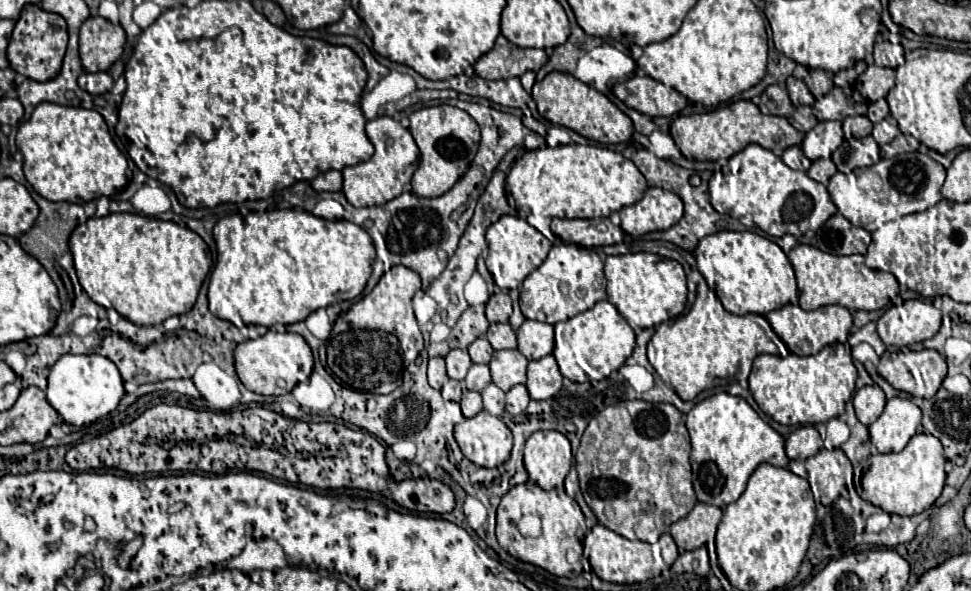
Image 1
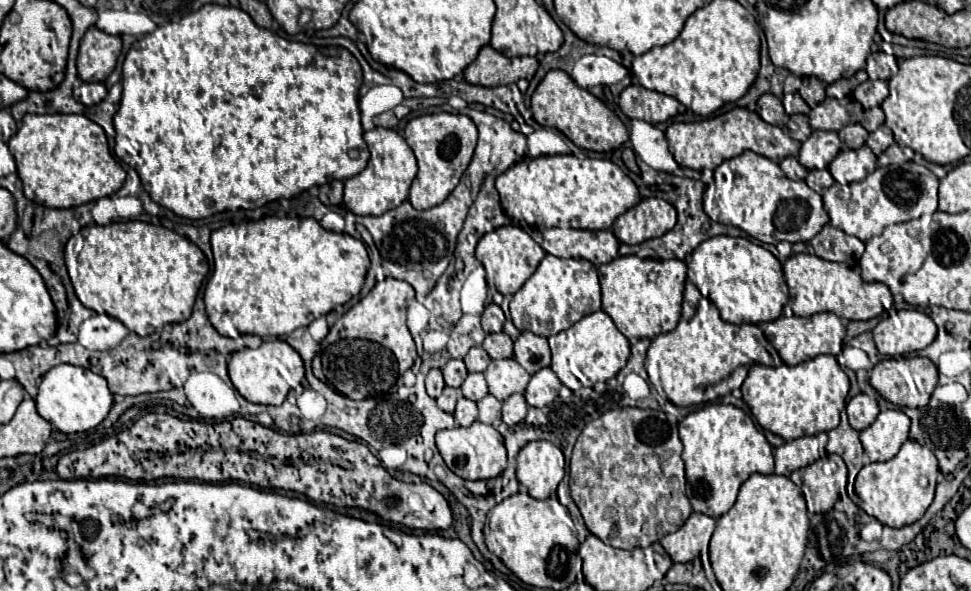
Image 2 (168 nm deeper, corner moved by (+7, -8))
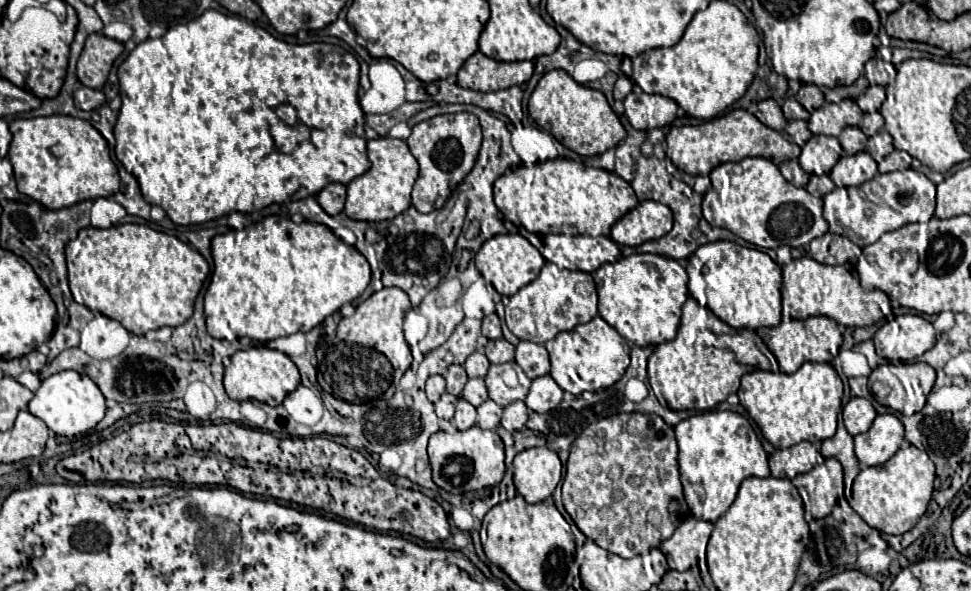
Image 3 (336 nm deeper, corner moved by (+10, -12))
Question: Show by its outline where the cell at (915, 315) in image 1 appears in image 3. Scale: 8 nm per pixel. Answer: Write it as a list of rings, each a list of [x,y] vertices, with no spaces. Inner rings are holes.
[[[904,314],[884,323],[874,335],[876,353],[888,361],[911,362],[934,347],[936,331],[920,315]]]

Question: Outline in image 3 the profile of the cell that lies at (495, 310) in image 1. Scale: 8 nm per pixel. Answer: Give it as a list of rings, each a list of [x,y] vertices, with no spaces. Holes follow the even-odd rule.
[[[496,313],[488,315],[482,319],[482,335],[488,339],[500,339],[502,337],[502,329],[500,329],[500,319]]]

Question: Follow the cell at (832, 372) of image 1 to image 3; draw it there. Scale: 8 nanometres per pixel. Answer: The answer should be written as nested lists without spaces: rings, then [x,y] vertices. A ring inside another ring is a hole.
[[[804,363],[796,373],[752,371],[742,377],[738,398],[762,435],[778,449],[800,441],[824,441],[836,433],[836,417],[842,409],[842,379],[830,363]]]

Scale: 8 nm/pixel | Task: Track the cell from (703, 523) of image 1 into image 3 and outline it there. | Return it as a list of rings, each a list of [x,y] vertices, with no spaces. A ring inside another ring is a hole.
[[[690,517],[690,519],[686,519],[686,521],[684,521],[676,531],[674,531],[674,535],[672,535],[670,539],[662,541],[662,543],[660,543],[660,551],[666,555],[666,561],[668,561],[670,569],[686,571],[686,569],[694,567],[694,565],[698,563],[699,551],[702,550],[703,544],[708,544],[712,529],[714,529],[714,525],[712,525],[712,523]]]

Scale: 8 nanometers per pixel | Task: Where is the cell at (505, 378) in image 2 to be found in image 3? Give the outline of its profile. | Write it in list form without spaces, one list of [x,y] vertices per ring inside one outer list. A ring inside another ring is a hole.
[[[502,363],[502,365],[490,365],[486,375],[486,387],[492,401],[496,401],[500,407],[506,407],[512,401],[526,399],[530,389],[530,379],[526,373],[518,367],[518,363]]]

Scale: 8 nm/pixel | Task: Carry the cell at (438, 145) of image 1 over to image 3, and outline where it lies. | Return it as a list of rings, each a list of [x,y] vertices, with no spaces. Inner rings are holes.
[[[472,113],[438,115],[438,117],[432,117],[432,119],[420,121],[420,123],[416,123],[412,127],[412,135],[408,137],[408,147],[410,147],[412,155],[416,157],[416,161],[420,163],[420,177],[416,179],[414,189],[412,189],[412,205],[416,207],[416,211],[432,213],[432,211],[436,211],[436,209],[440,209],[444,205],[444,201],[450,197],[450,193],[456,189],[456,185],[474,167],[474,161],[476,161],[478,149],[480,149],[480,141],[482,141],[480,125],[478,125],[478,119]]]

